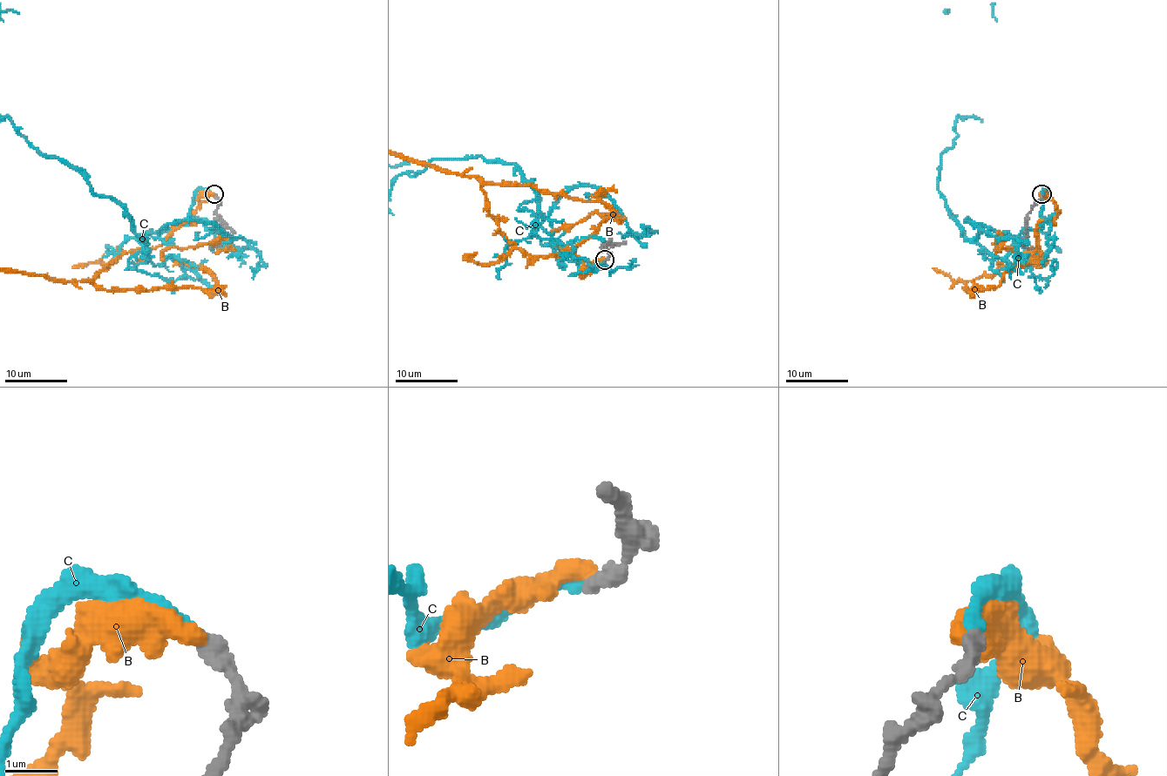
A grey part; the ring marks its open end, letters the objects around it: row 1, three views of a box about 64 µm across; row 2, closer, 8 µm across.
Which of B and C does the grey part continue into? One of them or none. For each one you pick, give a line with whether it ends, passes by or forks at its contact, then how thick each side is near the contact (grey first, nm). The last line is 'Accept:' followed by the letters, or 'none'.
C: it ends | 320/240 nm
Accept: C

